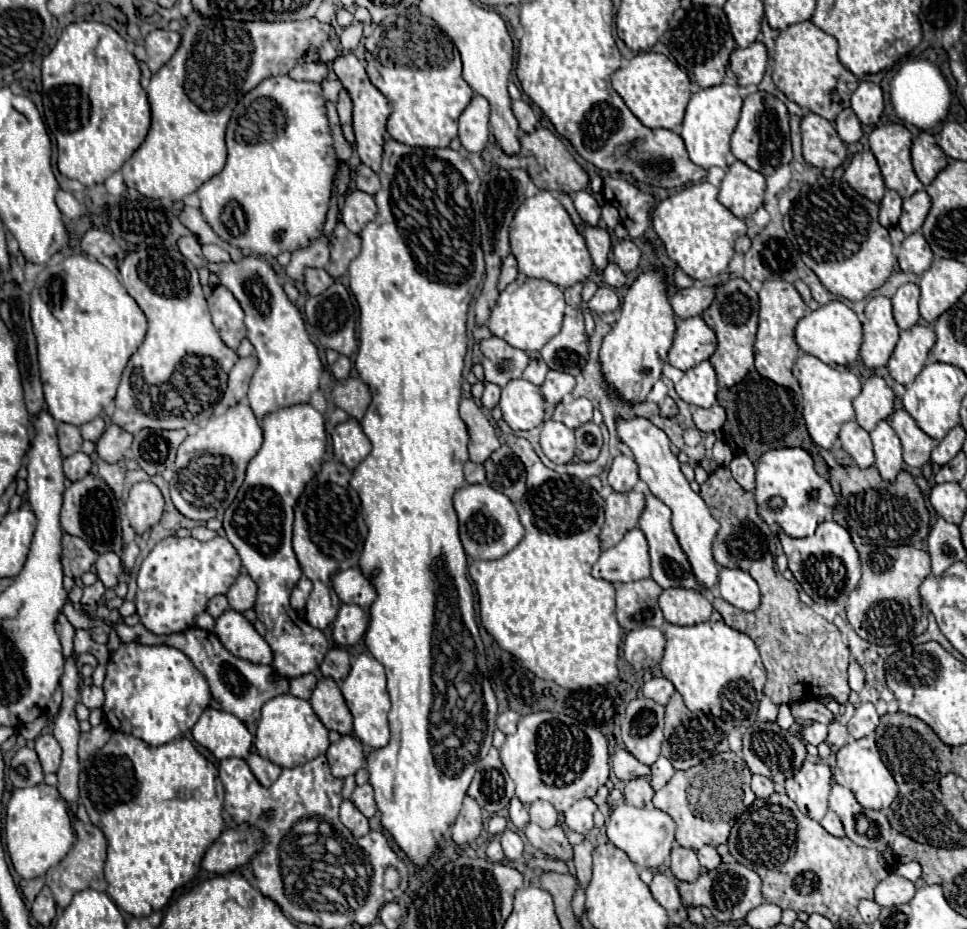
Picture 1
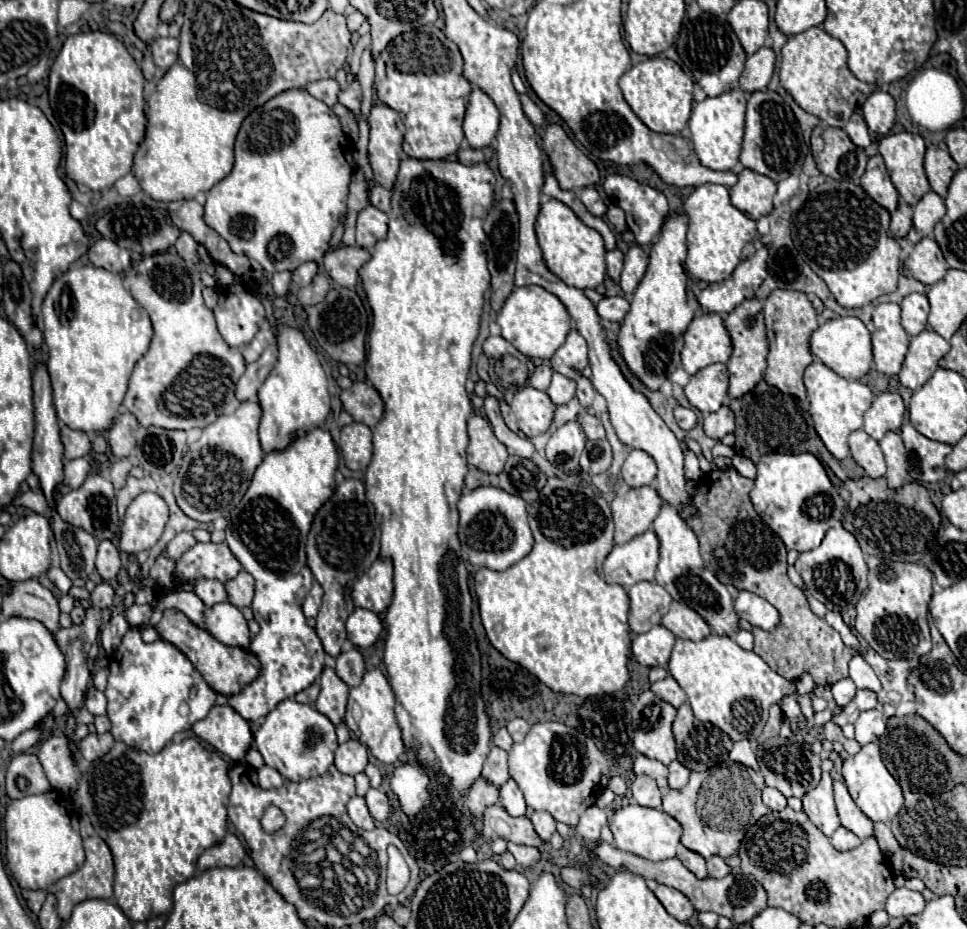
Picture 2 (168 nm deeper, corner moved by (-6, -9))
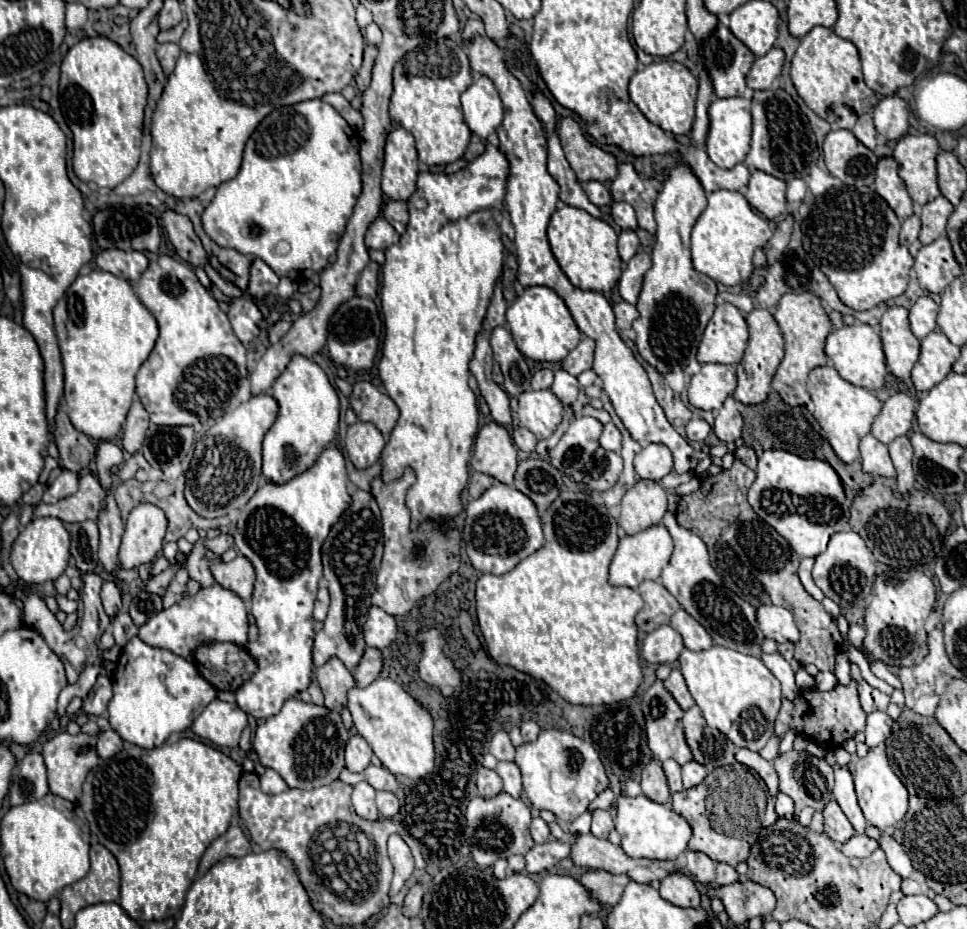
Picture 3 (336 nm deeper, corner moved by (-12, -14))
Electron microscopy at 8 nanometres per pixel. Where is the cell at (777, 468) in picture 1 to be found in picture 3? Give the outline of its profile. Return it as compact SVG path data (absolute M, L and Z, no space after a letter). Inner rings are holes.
M764 450L758 458L756 480L748 490L748 504L788 540L800 558L822 554L830 536L846 530L850 518L850 504L836 470L824 460L806 460L786 450Z

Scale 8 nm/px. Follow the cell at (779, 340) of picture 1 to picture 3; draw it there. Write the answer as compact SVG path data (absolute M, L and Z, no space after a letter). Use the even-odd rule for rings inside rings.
M810 292L784 294L782 300L778 302L774 318L786 340L786 348L784 348L786 354L778 366L772 386L788 406L806 406L810 402L810 396L806 390L808 374L810 374L810 370L824 366L828 362L828 356L824 354L824 342L826 342L828 334L832 332L832 322L820 304L820 298Z

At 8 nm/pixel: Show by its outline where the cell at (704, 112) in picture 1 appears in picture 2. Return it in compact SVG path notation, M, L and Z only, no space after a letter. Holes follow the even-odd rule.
M732 89L718 97L706 97L702 103L694 105L688 127L692 131L692 143L700 163L714 171L730 171L738 163L742 135L744 135L744 111L746 93L742 89Z

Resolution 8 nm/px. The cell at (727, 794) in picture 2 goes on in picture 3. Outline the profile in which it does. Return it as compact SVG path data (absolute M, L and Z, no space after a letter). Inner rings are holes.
M734 764L732 768L716 768L706 776L702 784L672 794L672 808L692 826L692 838L688 842L690 850L704 852L712 860L726 862L730 866L746 862L750 848L754 840L758 840L758 834L762 830L762 822L756 814L754 796L750 792L746 776L748 768L742 764Z

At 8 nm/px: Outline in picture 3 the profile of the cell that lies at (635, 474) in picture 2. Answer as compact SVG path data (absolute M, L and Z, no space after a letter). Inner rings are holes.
M648 444L634 460L636 474L646 480L660 480L672 470L672 452L664 444Z

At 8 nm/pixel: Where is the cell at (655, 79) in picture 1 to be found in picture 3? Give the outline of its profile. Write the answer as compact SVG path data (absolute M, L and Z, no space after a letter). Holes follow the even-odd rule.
M660 60L644 66L630 78L630 98L640 108L640 112L670 134L688 134L694 124L694 104L696 104L698 80L692 72L674 60Z

